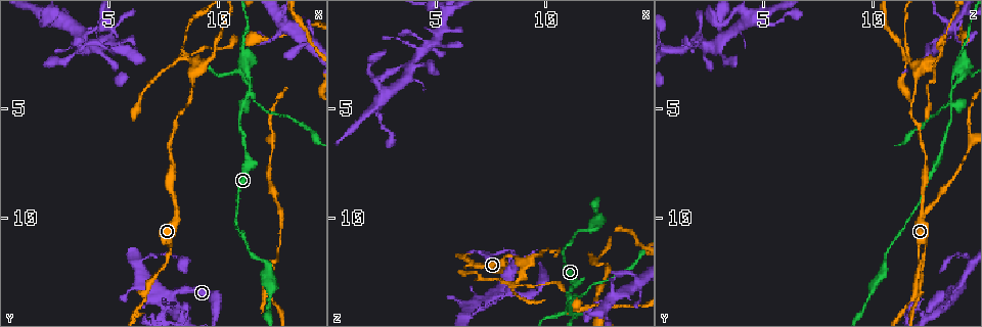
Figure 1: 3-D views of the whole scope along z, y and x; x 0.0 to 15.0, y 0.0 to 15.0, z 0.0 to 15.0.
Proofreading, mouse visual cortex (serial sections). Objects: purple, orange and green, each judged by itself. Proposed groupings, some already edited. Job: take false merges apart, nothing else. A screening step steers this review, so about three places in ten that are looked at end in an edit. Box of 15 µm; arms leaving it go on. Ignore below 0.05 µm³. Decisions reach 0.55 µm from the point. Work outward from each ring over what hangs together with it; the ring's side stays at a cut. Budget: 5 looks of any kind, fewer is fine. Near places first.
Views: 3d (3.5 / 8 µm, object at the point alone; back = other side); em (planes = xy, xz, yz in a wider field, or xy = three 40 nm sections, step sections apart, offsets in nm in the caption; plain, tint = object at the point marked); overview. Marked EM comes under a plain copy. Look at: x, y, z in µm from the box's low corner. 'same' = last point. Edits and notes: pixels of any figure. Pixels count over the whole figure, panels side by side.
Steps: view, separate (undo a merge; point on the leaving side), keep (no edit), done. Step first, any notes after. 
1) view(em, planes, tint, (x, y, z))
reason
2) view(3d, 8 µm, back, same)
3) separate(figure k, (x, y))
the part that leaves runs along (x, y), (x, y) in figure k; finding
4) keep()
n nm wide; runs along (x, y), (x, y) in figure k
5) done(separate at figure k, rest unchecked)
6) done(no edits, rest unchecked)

view(3d, 3.5 µm, (11.4, 4.4, 13.7))
looks like a crossing

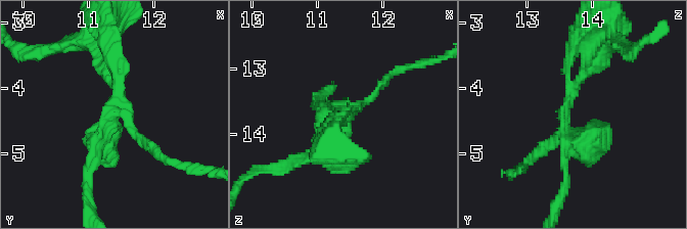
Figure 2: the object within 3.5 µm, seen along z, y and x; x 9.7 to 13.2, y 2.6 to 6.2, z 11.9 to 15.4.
view(em, planes, tint, (11.35, 4.50, 13.60))
4 arms; arms of 100, 150, 200, 400 nm; now the EM

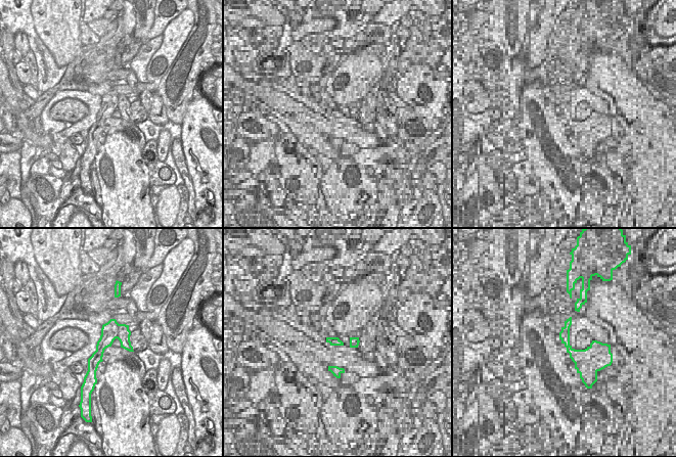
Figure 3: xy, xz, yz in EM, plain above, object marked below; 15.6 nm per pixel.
separate(figure 2, (77, 41))
the part that leaves runs along (573, 95), (606, 44), (608, 29) in figure 2; two cells meet here

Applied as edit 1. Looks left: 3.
view(3d, 8 µm, (8.4, 14.2, 12.2))
three arms meet

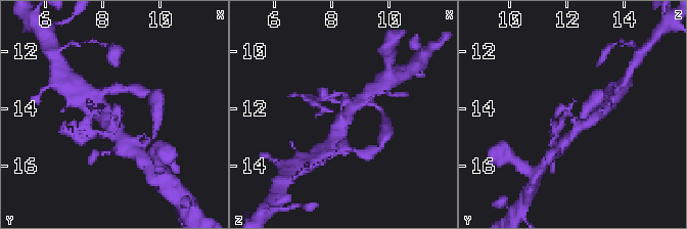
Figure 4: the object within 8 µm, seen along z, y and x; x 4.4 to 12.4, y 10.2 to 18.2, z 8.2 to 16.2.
view(em, xy, step 1, tint, (8.4, 14.1, 12.2))
3 arms; arms of 100, 300, 300 nm

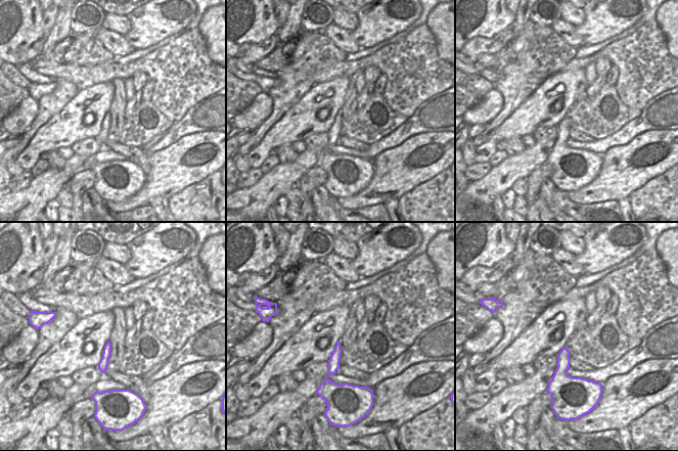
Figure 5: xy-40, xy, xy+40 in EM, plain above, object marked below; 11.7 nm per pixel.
separate(figure 4, (90, 119))
the part that leaves runs along (569, 110), (559, 110), (553, 134) in figure 4; two cells meet here

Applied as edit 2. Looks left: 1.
done(separate at figure 2, separate at figure 4, rest unchecked)

